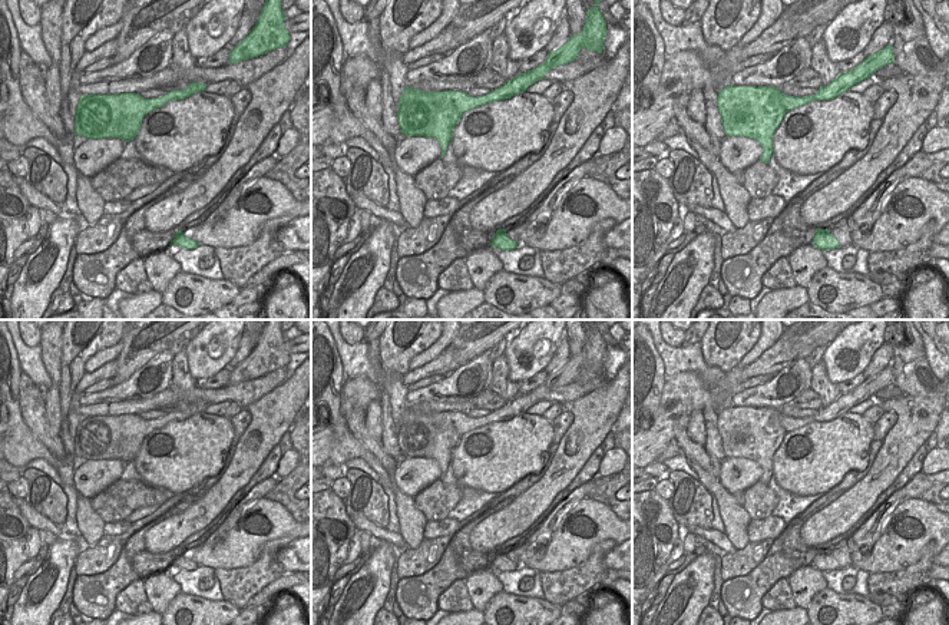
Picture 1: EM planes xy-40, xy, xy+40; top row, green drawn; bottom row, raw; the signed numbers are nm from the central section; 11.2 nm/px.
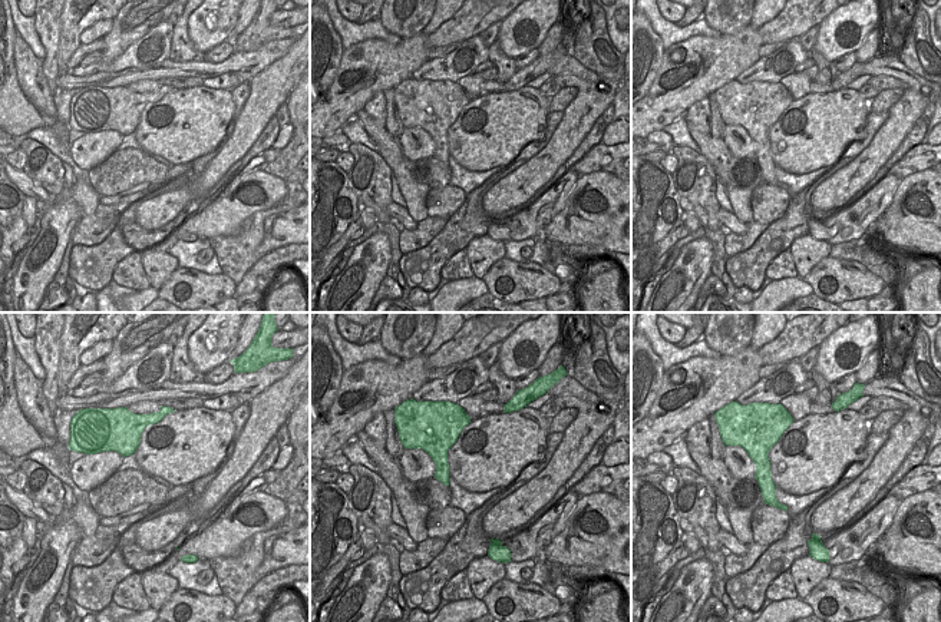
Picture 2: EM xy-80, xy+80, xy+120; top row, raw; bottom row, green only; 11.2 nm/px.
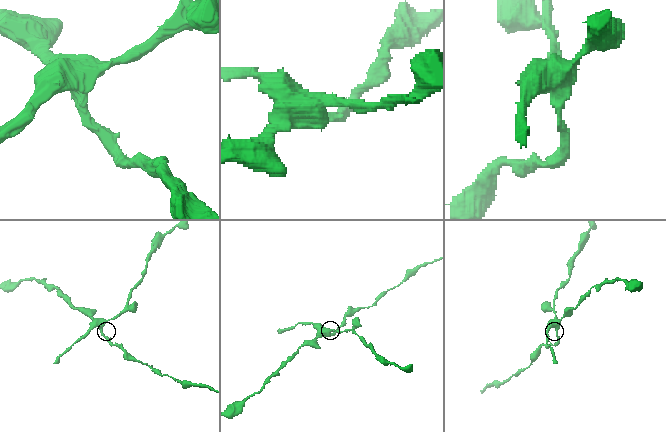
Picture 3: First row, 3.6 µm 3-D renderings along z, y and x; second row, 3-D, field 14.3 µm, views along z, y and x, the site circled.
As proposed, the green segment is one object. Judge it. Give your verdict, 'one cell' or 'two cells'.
two cells

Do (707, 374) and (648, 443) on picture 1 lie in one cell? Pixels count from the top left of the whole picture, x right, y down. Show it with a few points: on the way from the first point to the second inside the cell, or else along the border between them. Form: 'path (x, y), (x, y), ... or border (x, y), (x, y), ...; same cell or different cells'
border (670, 376), (694, 371), (708, 386), (723, 379); different cells

